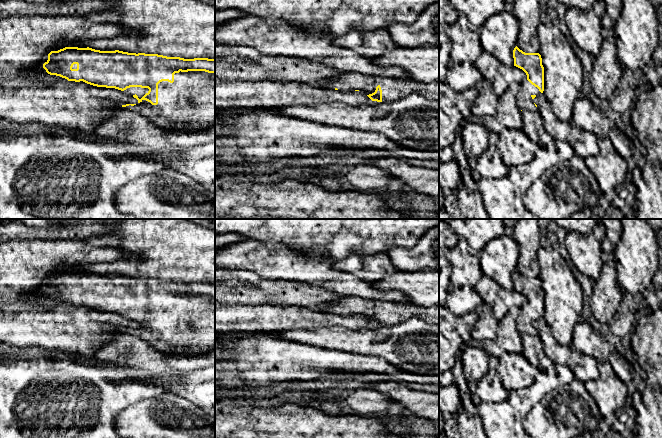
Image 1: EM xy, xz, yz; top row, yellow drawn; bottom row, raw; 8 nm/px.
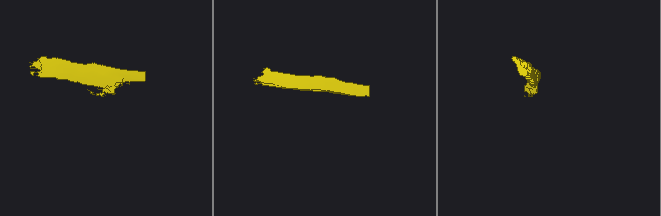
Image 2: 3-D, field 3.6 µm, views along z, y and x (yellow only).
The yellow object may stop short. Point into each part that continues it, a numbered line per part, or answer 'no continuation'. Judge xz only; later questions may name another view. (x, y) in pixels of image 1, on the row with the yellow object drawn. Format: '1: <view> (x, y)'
1: xz (393, 89)

